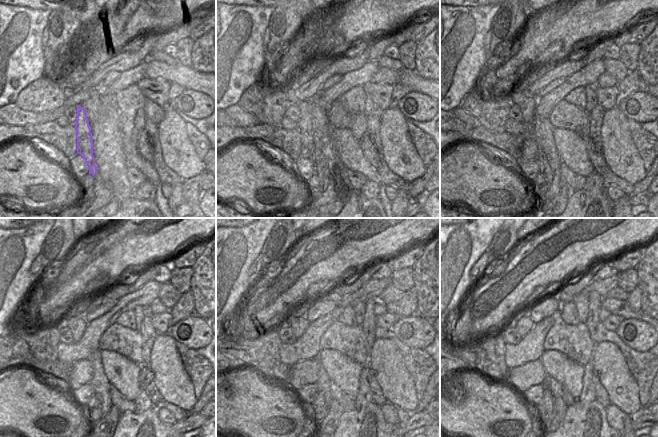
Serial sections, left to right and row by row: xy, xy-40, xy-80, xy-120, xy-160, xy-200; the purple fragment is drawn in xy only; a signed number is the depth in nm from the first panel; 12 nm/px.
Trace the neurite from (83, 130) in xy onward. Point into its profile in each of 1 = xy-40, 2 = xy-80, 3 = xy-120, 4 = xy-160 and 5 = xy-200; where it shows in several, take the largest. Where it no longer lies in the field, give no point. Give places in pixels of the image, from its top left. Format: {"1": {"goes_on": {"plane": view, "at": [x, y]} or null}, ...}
{"1": {"goes_on": {"plane": "xy-40", "at": [304, 125]}}, "2": {"goes_on": {"plane": "xy-80", "at": [527, 105]}}, "3": {"goes_on": {"plane": "xy-120", "at": [77, 325]}}, "4": {"goes_on": {"plane": "xy-160", "at": [299, 325]}}, "5": {"goes_on": {"plane": "xy-200", "at": [524, 325]}}}

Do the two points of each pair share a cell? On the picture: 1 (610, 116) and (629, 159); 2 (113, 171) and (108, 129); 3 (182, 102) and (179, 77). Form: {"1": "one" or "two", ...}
{"1": "one", "2": "one", "3": "two"}

